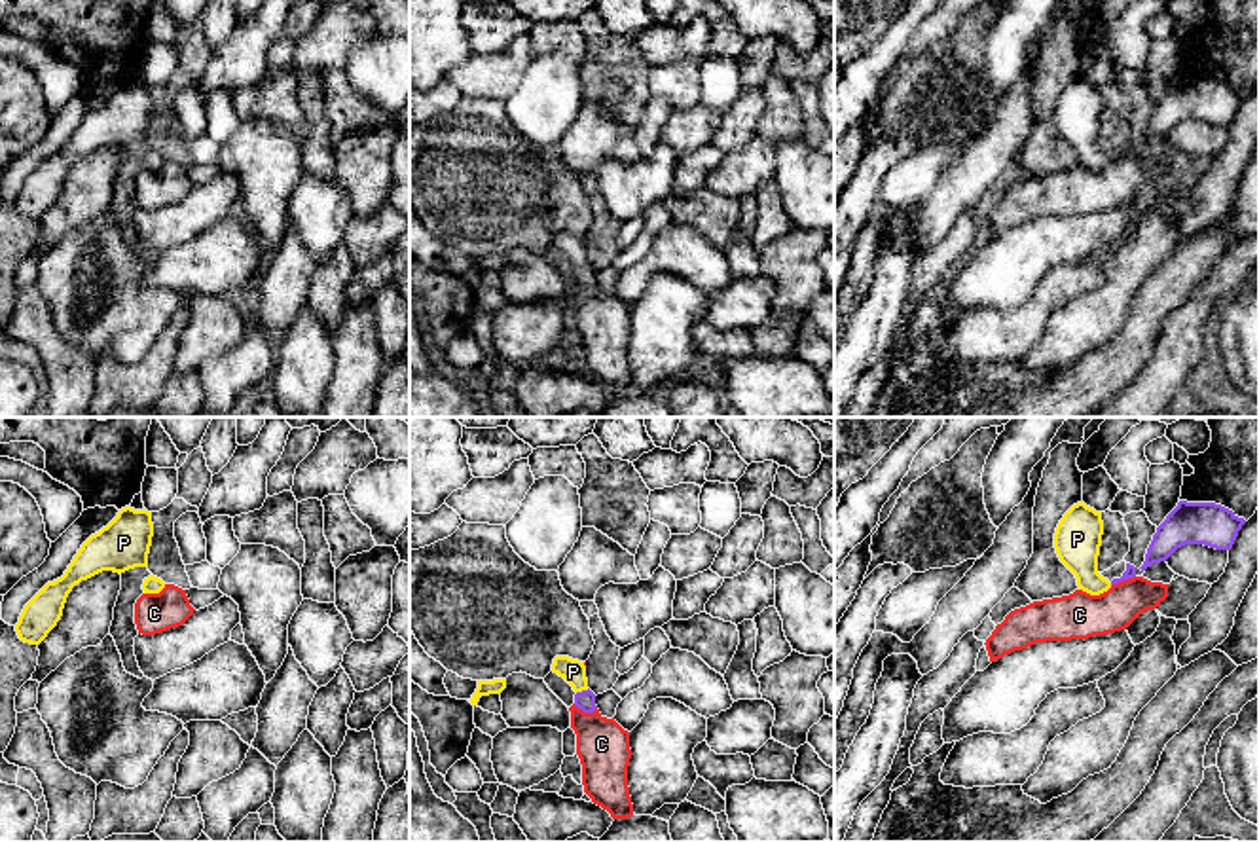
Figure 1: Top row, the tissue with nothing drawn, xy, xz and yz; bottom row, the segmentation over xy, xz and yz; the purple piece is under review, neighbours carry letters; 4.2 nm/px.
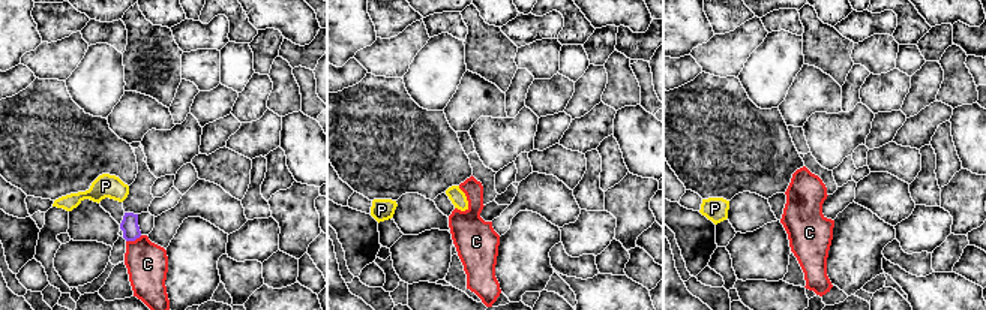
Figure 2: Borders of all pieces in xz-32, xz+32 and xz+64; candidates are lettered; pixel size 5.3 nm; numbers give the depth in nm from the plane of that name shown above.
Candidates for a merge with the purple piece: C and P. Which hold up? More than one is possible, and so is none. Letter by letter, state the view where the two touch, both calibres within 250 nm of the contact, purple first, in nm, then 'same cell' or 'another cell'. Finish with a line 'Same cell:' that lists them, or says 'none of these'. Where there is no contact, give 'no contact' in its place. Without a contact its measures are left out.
C: meets purple in xz; 90 nm thick on the purple side, 220 nm on the other; another cell
P: meets purple in xz; 90 nm thick on the purple side, 100 nm on the other; same cell
Same cell: P

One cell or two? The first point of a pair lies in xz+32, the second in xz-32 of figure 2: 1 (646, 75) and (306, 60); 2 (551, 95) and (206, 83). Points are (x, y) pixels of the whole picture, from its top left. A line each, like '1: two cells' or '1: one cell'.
1: two cells
2: two cells

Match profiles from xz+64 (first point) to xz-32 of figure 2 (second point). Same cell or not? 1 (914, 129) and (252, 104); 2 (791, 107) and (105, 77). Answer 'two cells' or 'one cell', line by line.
1: two cells
2: two cells

